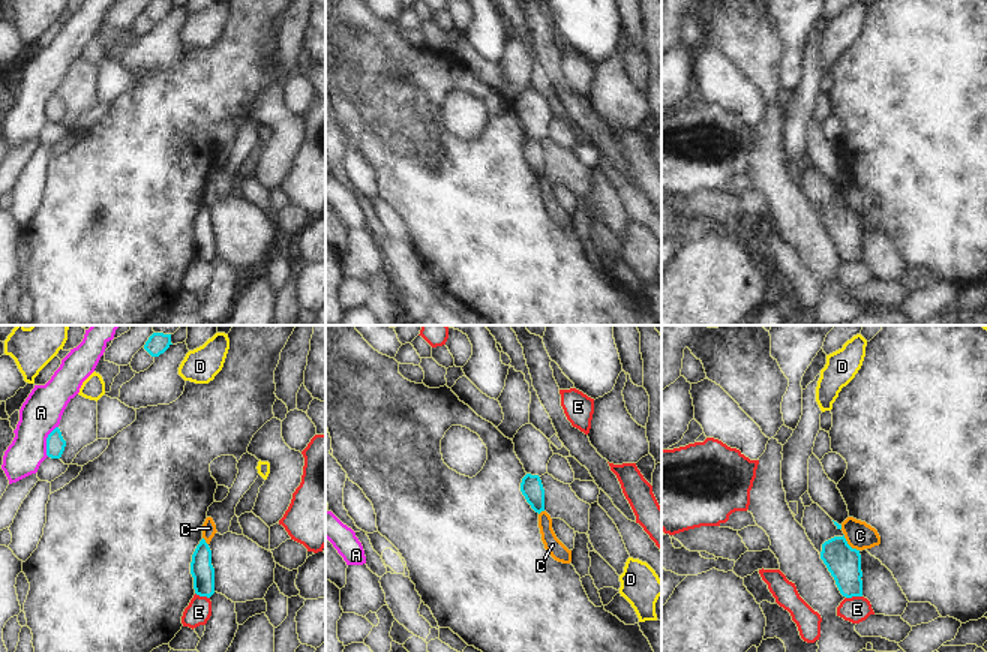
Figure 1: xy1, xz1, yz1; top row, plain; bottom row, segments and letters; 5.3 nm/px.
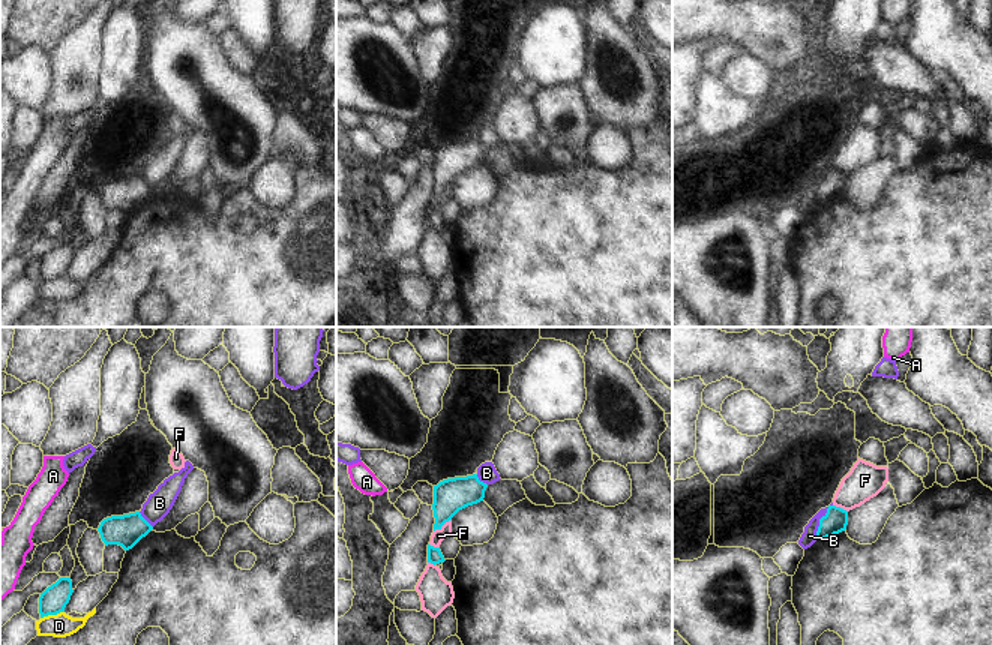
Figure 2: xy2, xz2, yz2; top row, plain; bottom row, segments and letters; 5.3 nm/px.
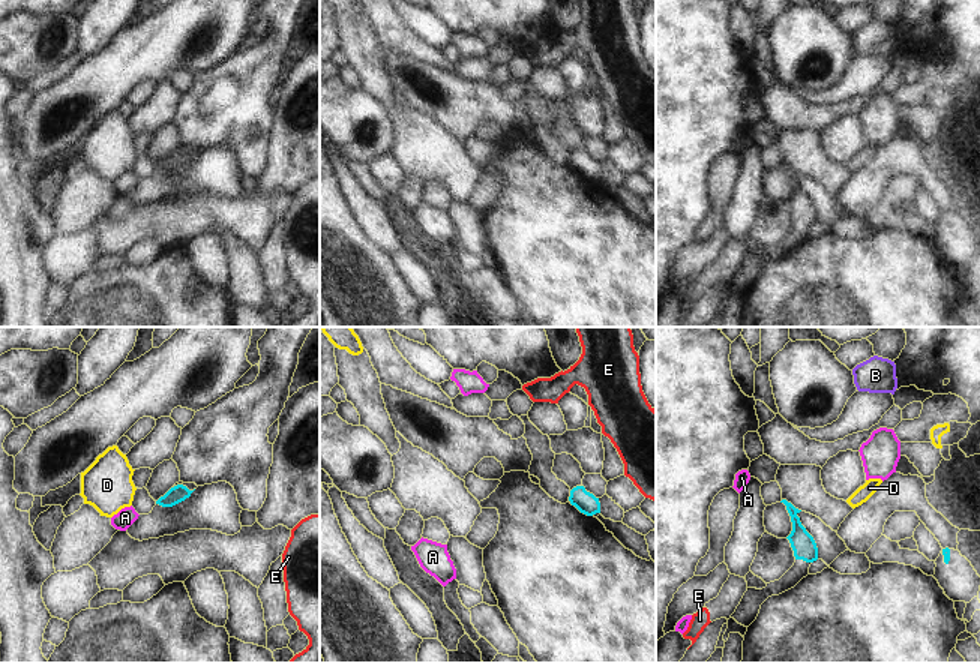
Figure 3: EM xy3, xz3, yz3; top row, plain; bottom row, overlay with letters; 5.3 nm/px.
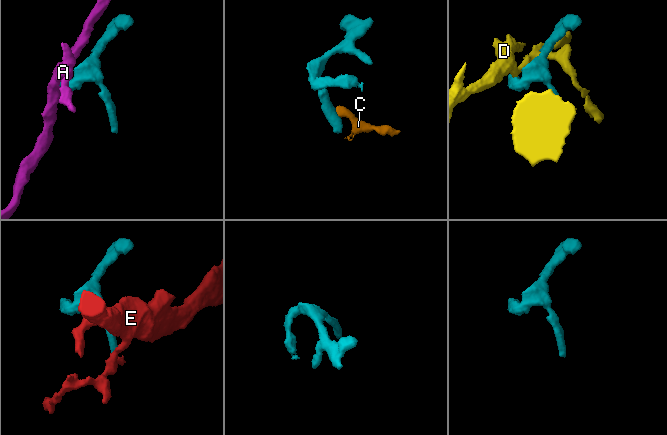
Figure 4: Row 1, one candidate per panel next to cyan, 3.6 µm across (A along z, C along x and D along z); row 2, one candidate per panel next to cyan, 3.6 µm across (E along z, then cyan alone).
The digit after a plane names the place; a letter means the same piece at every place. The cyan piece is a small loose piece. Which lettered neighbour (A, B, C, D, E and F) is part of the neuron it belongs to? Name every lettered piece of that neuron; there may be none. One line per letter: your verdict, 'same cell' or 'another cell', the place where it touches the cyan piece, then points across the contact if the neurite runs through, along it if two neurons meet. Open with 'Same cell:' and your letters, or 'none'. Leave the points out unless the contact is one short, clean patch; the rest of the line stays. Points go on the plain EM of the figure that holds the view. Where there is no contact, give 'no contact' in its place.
Same cell: none
A: another cell | xy1 (47, 105) | along xy1 (57, 90), (47, 102), (47, 120)
B: another cell | yz2 (820, 186) | along yz2 (832, 168), (820, 183), (817, 203)
C: another cell | yz1 (848, 209) | along yz1 (843, 200), (858, 215)
D: another cell | xy2 (51, 278)
E: another cell | yz1 (854, 260) | along yz1 (861, 260), (846, 263)
F: another cell | xz2 (441, 189)

